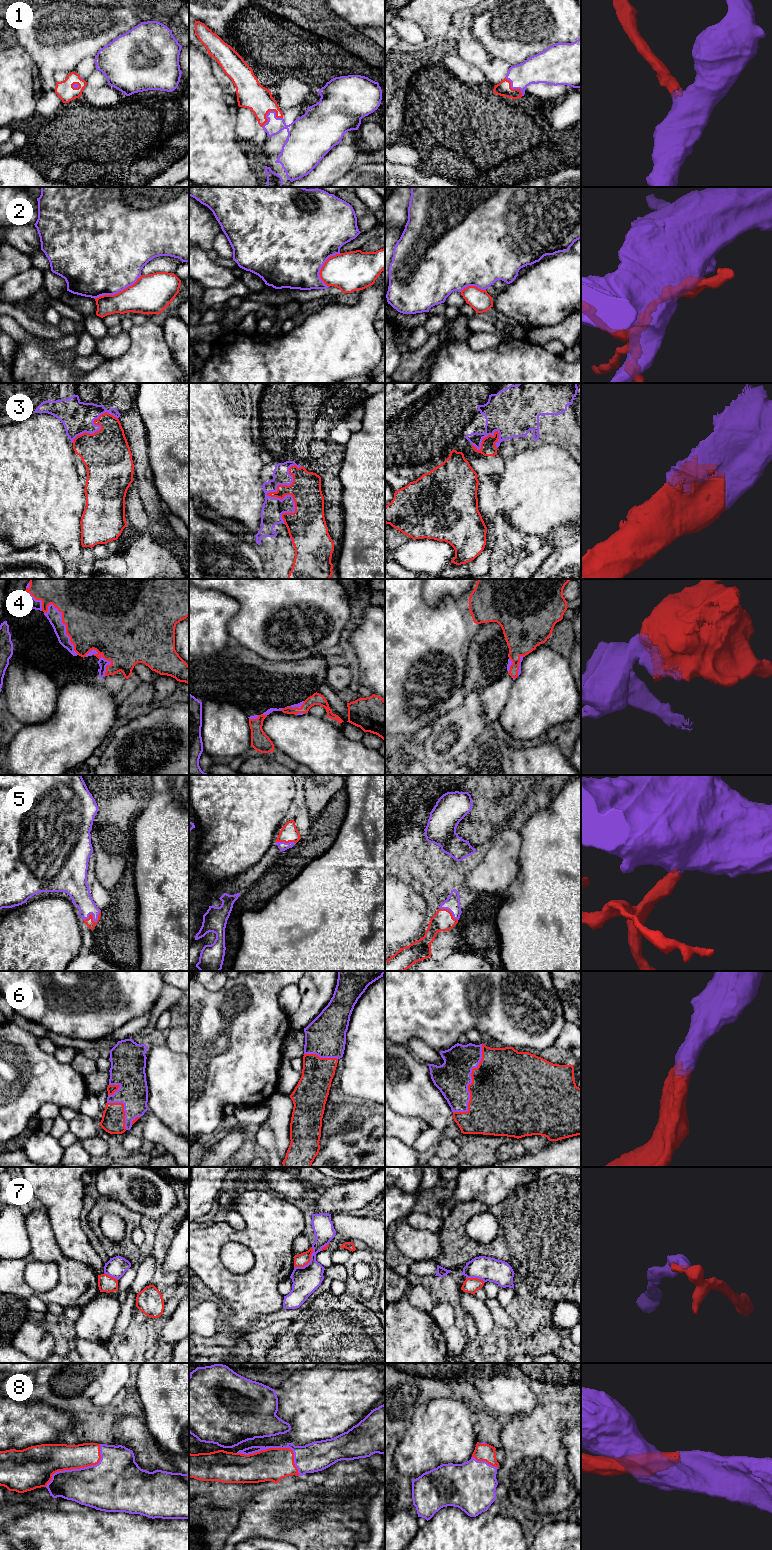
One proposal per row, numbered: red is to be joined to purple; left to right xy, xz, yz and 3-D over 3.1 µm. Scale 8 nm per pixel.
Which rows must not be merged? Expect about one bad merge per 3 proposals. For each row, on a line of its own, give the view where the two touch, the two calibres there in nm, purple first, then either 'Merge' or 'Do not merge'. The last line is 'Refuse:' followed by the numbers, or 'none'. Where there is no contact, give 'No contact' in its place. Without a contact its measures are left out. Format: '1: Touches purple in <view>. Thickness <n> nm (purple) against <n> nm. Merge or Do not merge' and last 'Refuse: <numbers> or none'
1: Touches purple in xz. Thickness 140 nm (purple) against 220 nm. Merge
2: Touches purple in xy. Thickness 500 nm (purple) against 300 nm. Do not merge
3: Touches purple in xz. Thickness 180 nm (purple) against 170 nm. Merge
4: Touches purple in xy. Thickness 110 nm (purple) against 480 nm. Merge
5: Touches purple in xy. Thickness 160 nm (purple) against 70 nm. Merge
6: Touches purple in yz. Thickness 280 nm (purple) against 480 nm. Merge
7: Touches purple in xz. Thickness 220 nm (purple) against 100 nm. Do not merge
8: Touches purple in xz. Thickness 200 nm (purple) against 260 nm. Merge
Refuse: 2, 7

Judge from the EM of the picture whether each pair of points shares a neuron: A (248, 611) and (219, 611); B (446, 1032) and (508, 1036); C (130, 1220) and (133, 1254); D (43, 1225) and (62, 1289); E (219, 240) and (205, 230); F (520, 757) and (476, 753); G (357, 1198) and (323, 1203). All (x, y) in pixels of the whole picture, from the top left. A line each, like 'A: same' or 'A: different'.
A: different
B: same
C: same
D: same
E: different
F: same
G: same

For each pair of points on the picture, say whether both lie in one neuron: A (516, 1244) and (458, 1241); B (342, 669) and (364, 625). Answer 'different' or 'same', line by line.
A: same
B: different

